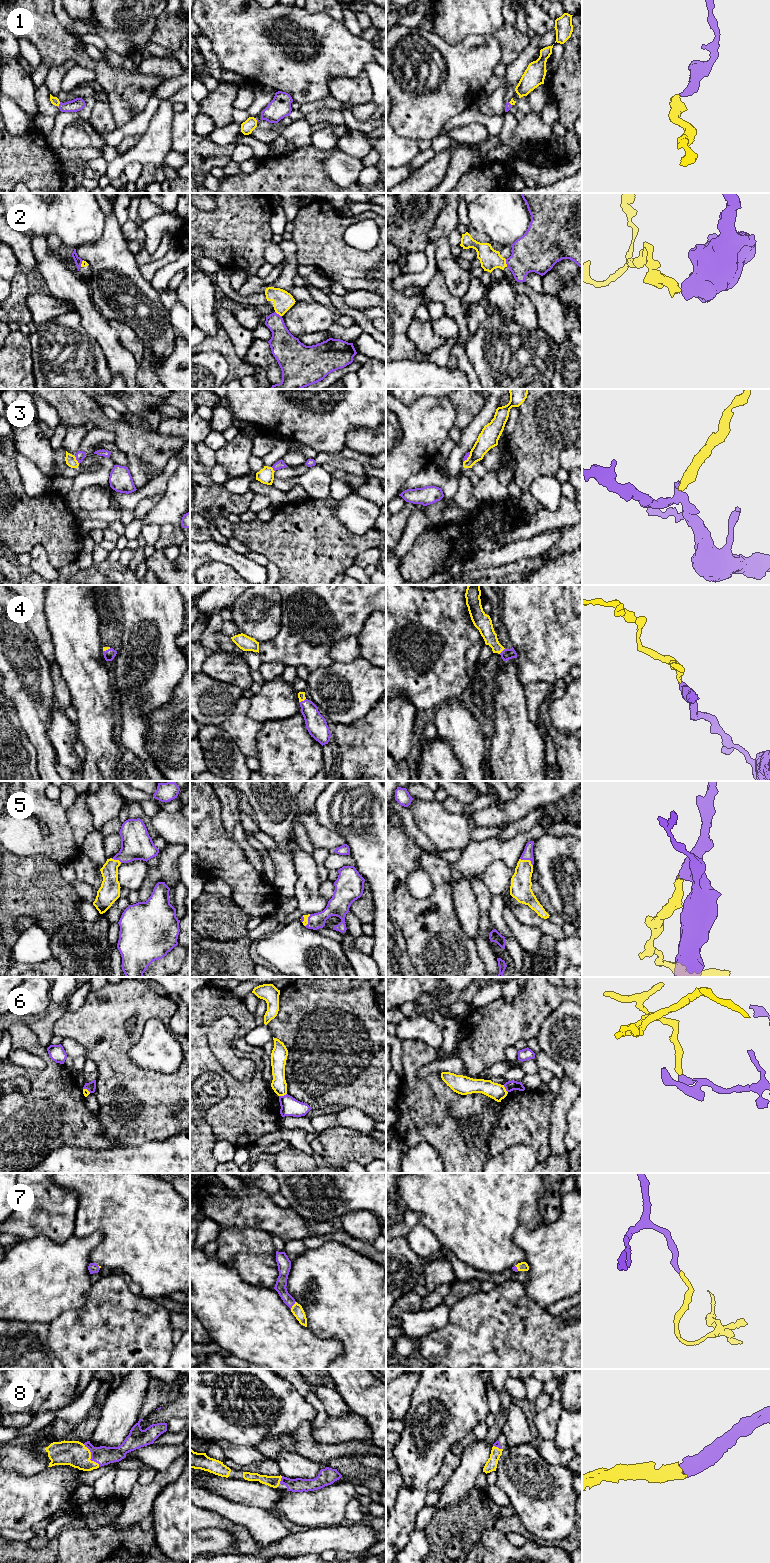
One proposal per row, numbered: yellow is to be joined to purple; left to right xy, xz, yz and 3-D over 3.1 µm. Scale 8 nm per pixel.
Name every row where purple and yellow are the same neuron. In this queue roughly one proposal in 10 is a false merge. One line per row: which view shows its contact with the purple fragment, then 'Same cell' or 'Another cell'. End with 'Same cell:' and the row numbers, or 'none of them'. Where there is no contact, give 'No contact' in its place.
1: Touches purple in xy. Same cell
2: Touches purple in yz. Another cell
3: Touches purple in xy. Another cell
4: Touches purple in xz. Same cell
5: Touches purple in yz. Same cell
6: Touches purple in xz. Another cell
7: Touches purple in xz. Same cell
8: Touches purple in xy. Same cell
Same cell: 1, 4, 5, 7, 8

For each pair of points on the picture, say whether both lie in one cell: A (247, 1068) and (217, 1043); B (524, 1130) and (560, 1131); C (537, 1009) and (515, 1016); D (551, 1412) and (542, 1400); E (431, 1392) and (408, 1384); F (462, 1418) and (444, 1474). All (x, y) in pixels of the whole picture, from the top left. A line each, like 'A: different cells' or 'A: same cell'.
A: same cell
B: different cells
C: same cell
D: different cells
E: different cells
F: different cells

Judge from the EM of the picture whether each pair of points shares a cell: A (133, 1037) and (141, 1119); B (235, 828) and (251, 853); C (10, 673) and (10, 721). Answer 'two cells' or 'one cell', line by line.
A: one cell
B: one cell
C: two cells

